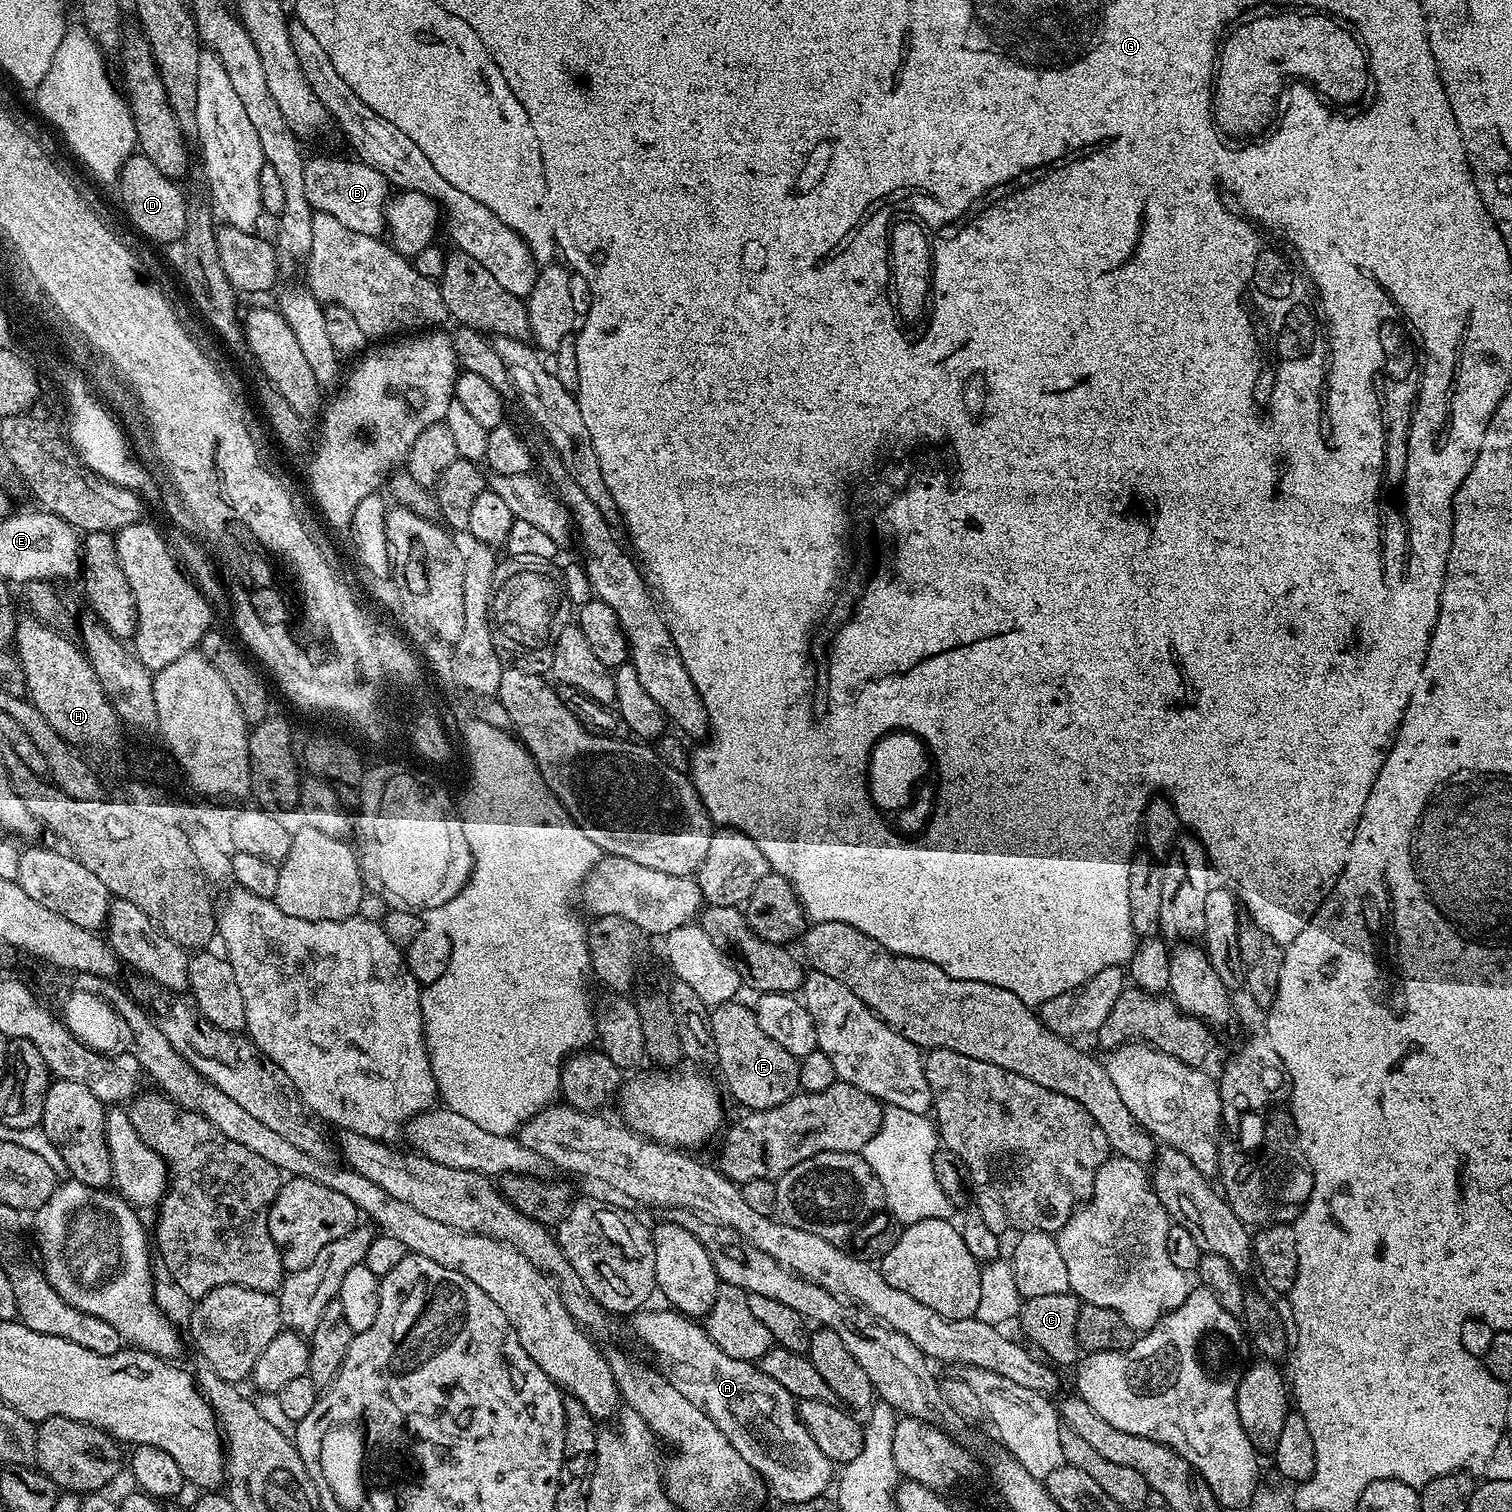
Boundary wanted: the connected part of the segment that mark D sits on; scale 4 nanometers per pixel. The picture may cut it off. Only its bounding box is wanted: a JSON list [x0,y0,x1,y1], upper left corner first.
[118,154,188,244]

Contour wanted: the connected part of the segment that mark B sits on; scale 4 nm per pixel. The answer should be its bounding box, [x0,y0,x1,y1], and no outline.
[304,156,390,237]

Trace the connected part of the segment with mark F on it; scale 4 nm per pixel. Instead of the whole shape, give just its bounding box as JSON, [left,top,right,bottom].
[710,1003,800,1111]

